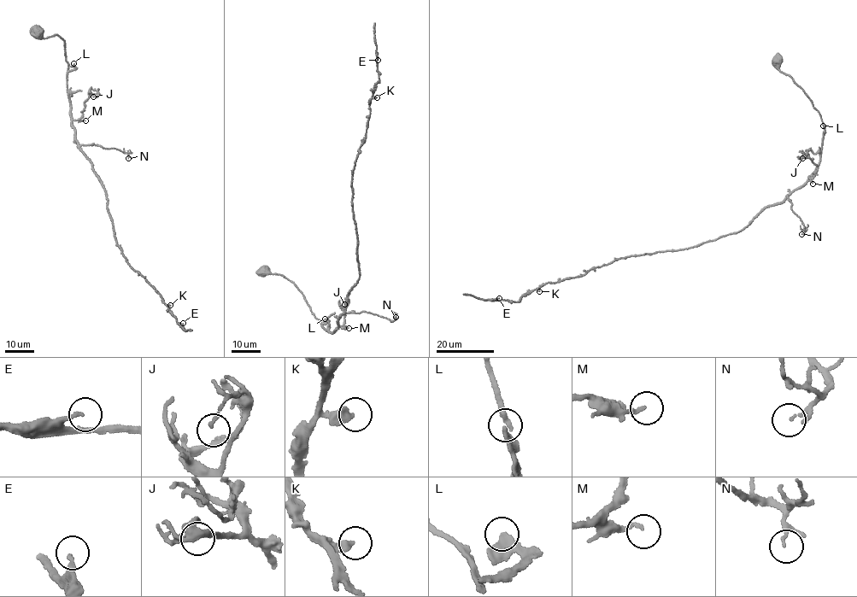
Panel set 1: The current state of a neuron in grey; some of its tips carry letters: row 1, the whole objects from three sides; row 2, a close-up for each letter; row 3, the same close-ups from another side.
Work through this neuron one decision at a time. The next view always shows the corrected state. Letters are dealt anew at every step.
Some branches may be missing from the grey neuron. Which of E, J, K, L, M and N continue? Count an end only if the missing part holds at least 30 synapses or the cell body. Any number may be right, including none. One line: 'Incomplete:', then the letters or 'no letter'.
Incomplete: no letter

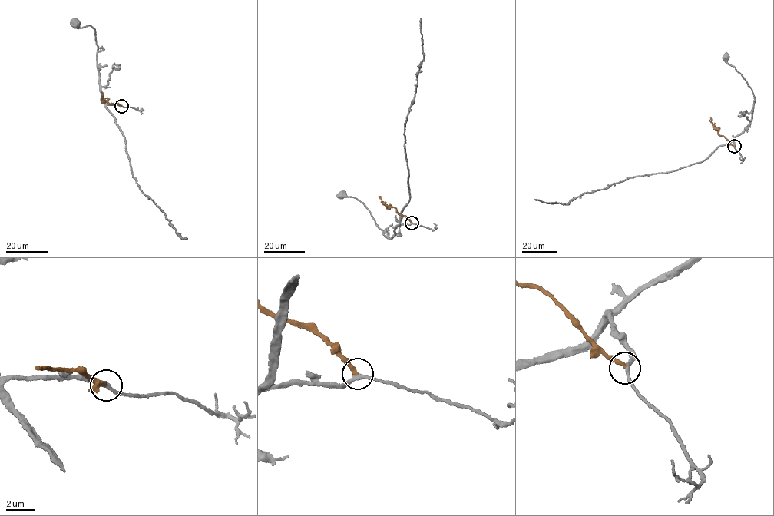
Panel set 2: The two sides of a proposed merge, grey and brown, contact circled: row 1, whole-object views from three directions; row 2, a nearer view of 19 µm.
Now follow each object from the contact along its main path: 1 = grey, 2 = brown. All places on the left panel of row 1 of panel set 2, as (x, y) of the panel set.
1: (121, 106), (104, 102), (94, 29), (87, 25), (80, 28), (75, 24)
2: (121, 106), (109, 104), (101, 99), (100, 92)

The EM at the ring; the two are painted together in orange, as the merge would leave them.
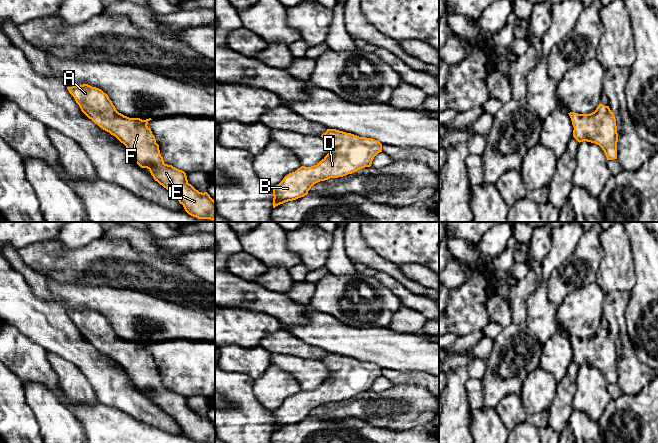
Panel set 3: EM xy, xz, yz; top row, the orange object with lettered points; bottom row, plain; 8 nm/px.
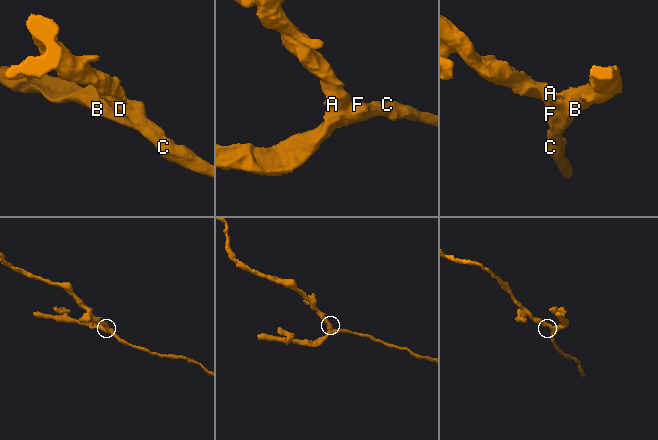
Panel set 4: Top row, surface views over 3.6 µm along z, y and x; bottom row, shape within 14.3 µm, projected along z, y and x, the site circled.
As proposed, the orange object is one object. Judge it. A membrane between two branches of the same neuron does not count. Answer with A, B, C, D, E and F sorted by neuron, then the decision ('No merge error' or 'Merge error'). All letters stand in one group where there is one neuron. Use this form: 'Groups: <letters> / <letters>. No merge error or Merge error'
Groups: A B C D E F. No merge error

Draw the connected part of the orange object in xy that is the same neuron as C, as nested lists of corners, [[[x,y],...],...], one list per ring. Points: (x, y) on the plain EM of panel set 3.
[[[88,308],[67,311],[81,335],[123,367],[134,385],[147,392],[154,404],[170,415],[185,435],[198,443],[215,443],[215,425],[188,407],[186,397],[164,387],[155,360],[147,350],[151,342],[129,342],[119,337],[108,319]]]

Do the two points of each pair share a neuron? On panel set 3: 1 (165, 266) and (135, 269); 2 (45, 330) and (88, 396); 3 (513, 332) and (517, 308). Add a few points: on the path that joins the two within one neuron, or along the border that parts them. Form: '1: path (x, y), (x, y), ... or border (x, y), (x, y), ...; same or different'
1: path (158, 269), (142, 269); same
2: border (47, 352), (53, 352), (69, 360), (81, 371); different
3: border (527, 305), (527, 317), (521, 323), (514, 325); different

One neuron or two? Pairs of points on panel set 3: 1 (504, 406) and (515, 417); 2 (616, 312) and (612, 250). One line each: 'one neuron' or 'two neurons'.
1: one neuron
2: two neurons

